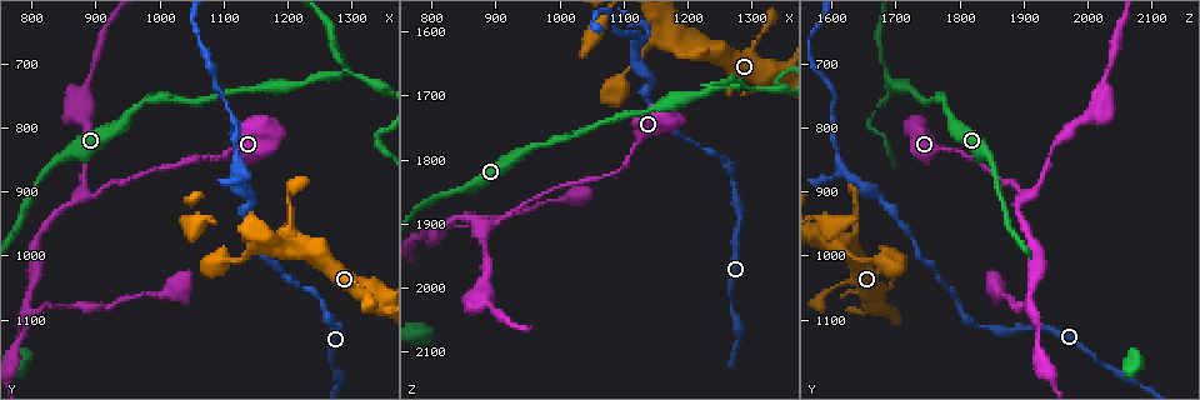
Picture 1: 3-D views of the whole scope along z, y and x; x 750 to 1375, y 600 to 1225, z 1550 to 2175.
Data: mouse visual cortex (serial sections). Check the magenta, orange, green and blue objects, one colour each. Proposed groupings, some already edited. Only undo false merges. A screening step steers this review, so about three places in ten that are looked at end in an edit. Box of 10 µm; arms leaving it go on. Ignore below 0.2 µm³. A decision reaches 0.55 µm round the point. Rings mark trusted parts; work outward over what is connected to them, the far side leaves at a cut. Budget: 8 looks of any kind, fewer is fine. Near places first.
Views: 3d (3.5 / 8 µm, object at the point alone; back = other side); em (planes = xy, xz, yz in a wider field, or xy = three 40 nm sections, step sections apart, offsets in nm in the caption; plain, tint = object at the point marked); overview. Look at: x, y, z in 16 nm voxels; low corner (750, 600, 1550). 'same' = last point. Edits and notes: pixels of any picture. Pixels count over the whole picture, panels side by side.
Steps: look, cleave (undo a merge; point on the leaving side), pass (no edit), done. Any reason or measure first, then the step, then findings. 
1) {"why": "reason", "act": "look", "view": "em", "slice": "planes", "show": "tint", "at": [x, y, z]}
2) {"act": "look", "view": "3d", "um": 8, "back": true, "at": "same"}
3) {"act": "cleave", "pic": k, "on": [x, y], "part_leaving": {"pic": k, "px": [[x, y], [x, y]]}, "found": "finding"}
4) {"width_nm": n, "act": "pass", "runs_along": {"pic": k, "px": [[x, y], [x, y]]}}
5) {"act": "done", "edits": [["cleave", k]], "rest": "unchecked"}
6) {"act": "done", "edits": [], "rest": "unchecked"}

{"why": "four or more arms meet", "act": "look", "view": "3d", "um": 3.5, "at": [1340, 1070, 1675]}

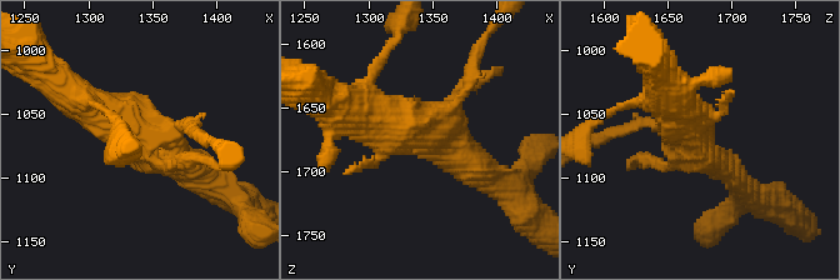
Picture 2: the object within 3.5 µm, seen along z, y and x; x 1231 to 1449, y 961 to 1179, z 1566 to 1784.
{"why": "need the tissue", "act": "look", "view": "em", "slice": "xy", "step": 3, "show": "tint", "at": [1338, 1072, 1674]}

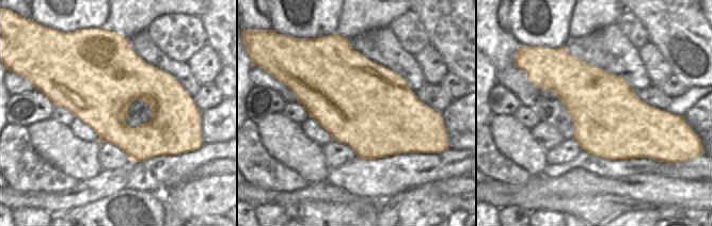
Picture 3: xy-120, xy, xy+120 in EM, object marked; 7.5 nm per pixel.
{"act": "pass", "runs_along": {"pic": 2, "px": [[74, 96], [116, 120], [165, 165]]}, "found": "continuous, no second cell"}

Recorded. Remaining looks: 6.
{"why": "a fork", "act": "look", "view": "3d", "um": 3.5, "at": [1280, 720, 1690]}

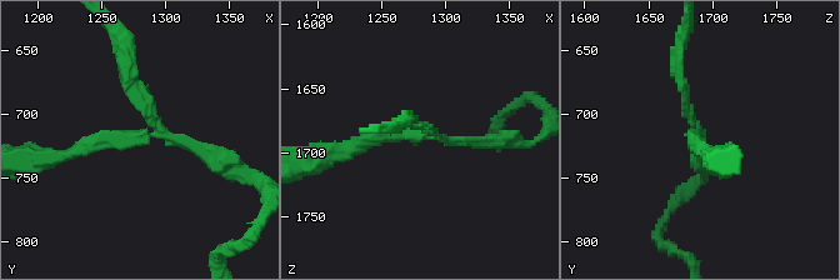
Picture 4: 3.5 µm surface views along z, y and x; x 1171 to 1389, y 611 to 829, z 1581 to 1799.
{"why": "now the EM", "act": "look", "view": "em", "slice": "xy", "step": 1, "show": "tint", "at": [1278, 714, 1688]}

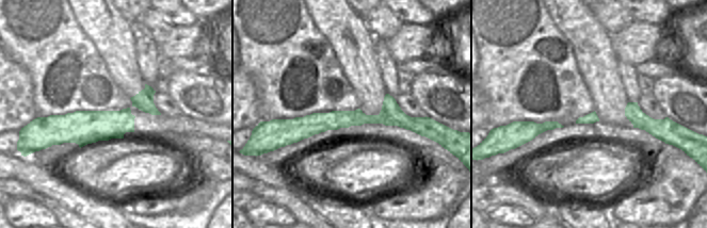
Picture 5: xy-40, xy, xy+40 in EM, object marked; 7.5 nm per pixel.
{"act": "cleave", "pic": 4, "on": [133, 85], "border": {"pic": 5, "px": [[382, 106], [383, 112], [392, 125]]}, "found": "a second cell is stuck on"}

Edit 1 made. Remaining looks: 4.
{"act": "look", "view": "overview"}

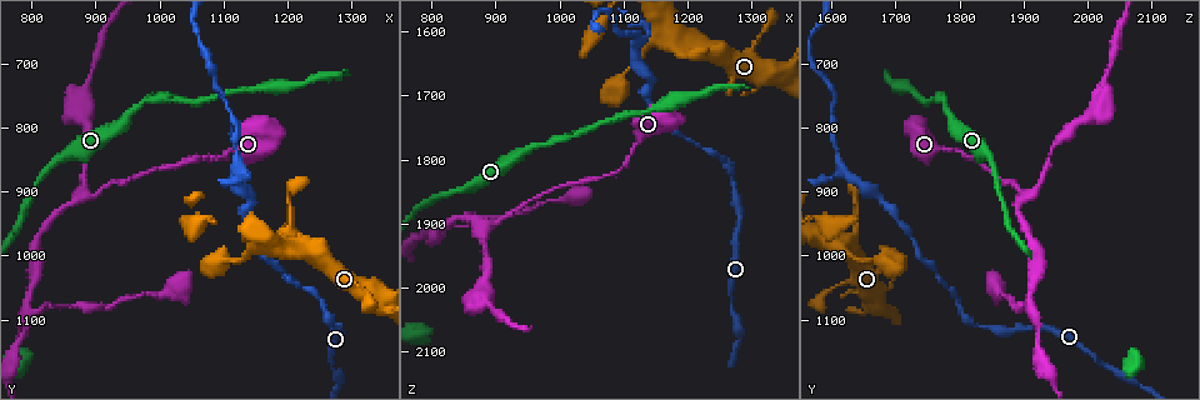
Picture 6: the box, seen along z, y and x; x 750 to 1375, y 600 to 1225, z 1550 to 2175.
{"why": "three arms meet", "act": "look", "view": "3d", "um": 3.5, "at": [885, 905, 1905]}

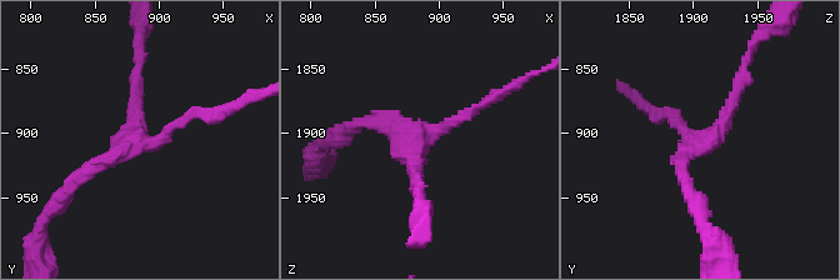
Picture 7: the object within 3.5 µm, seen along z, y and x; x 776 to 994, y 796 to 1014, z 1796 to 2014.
{"arms": 3, "arm_widths_nm": [150, 150, 200], "why": "shape alone is not enough", "act": "look", "view": "em", "slice": "xy", "step": 2, "show": "tint", "at": [882, 908, 1900]}

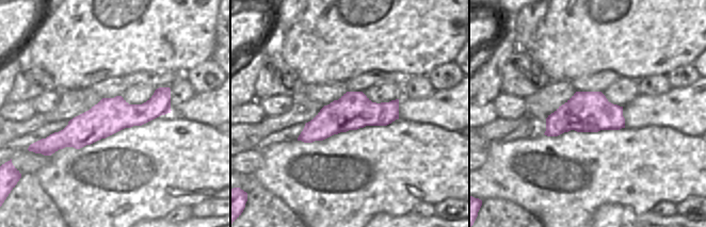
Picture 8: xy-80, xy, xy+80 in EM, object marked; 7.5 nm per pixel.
{"why": "another direction", "act": "look", "view": "em", "slice": "xy", "step": 3, "show": "tint", "at": "same"}

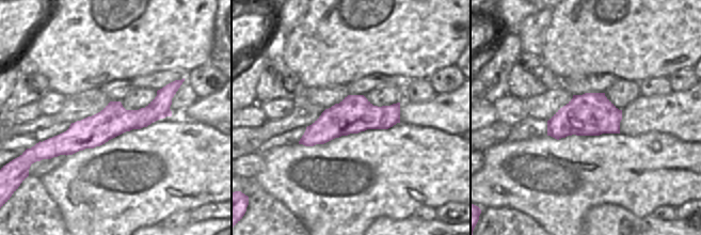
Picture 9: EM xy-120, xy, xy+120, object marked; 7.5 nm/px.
{"act": "pass", "runs_along": {"pic": 9, "px": [[174, 89], [145, 116], [50, 149]]}, "found": "all the same cell"}

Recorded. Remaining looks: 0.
{"act": "done", "edits": [["cleave", 4]], "rest": "unchecked"}

